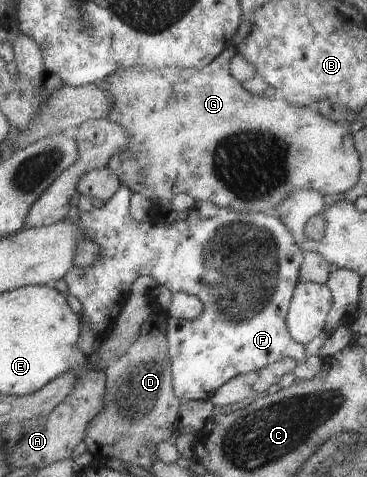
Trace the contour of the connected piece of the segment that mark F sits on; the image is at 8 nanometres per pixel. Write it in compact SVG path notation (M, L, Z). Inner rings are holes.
M122 183L120 190L118 190L116 196L114 196L110 202L104 203L104 206L99 208L93 207L92 210L88 212L80 213L80 228L82 228L82 232L86 232L86 236L90 240L93 240L100 246L100 256L98 256L98 262L96 262L94 266L82 268L75 265L74 269L70 270L64 278L69 294L73 295L74 298L82 304L82 320L88 324L88 327L94 332L94 336L96 336L98 341L102 342L105 337L109 336L109 333L113 330L113 326L122 312L120 308L116 308L116 290L120 290L120 294L128 294L128 292L132 290L130 284L136 282L138 276L151 276L155 278L156 282L159 282L160 285L169 286L175 292L194 295L196 298L200 298L202 304L204 304L204 312L202 312L202 316L196 318L196 320L168 319L167 336L170 360L172 360L173 367L175 394L182 401L210 400L229 380L243 374L248 374L249 372L262 370L266 368L266 366L270 366L273 362L281 361L283 358L292 358L292 360L295 360L298 364L303 363L307 359L306 347L292 338L287 322L289 310L301 276L301 267L302 264L304 264L306 255L304 250L295 242L292 230L290 230L280 218L274 216L272 213L227 210L219 216L210 219L201 218L198 215L184 220L178 218L178 220L172 222L170 226L168 226L168 224L153 224L151 221L136 222L130 215L130 198L132 198L132 194L132 190Z

